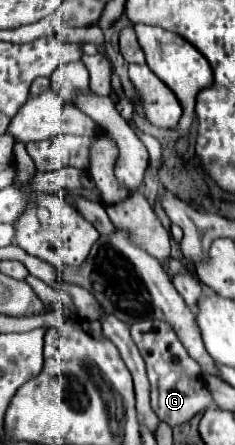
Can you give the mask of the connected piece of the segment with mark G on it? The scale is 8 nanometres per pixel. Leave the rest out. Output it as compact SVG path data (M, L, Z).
M141 320L131 326L131 338L137 344L141 358L147 366L147 378L151 382L151 408L159 420L169 426L177 426L193 418L197 412L213 404L211 394L205 388L201 366L195 362L181 340L177 338L173 326L163 320Z

